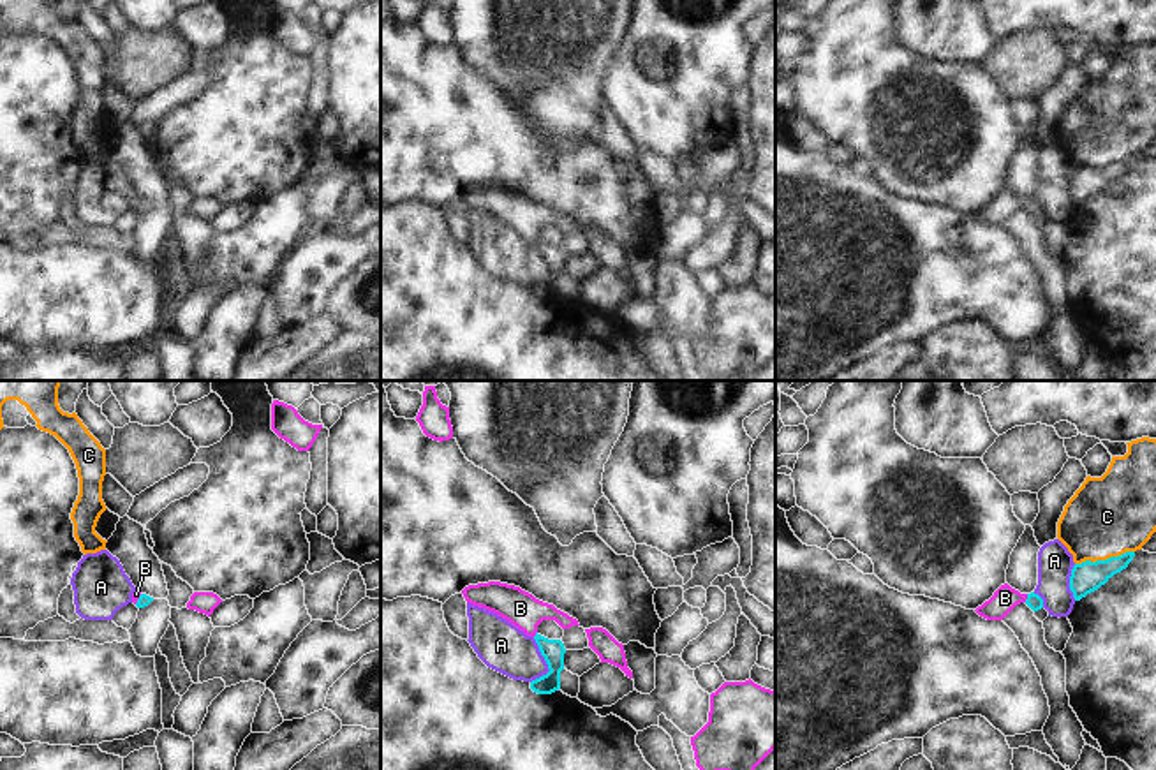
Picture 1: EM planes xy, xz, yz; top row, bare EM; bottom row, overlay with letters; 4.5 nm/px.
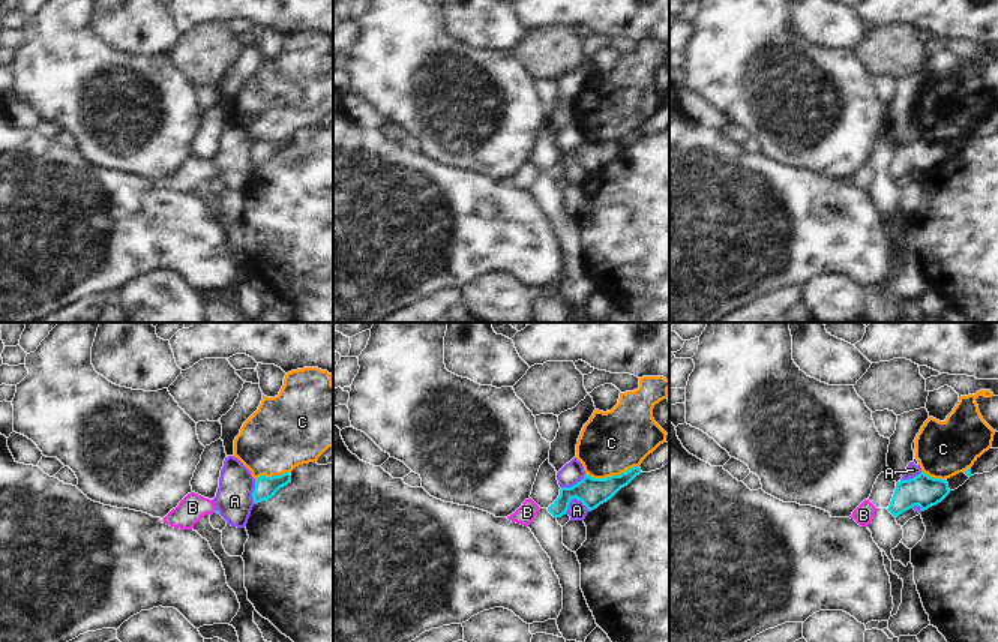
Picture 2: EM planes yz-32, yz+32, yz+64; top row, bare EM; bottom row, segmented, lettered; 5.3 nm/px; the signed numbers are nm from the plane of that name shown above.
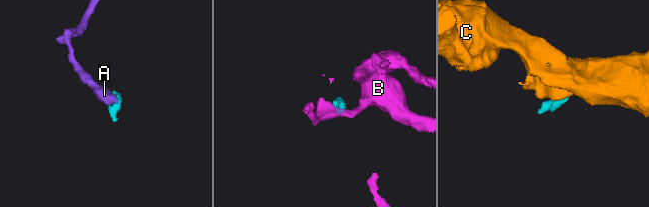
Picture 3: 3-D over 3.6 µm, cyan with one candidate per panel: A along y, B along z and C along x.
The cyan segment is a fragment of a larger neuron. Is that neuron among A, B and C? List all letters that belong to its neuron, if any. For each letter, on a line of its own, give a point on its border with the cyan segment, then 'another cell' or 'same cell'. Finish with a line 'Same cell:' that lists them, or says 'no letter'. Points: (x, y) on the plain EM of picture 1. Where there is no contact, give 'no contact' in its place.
A: xz (547, 268) | another cell
B: yz (1028, 203) | same cell
C: yz (1104, 166) | another cell
Same cell: B

